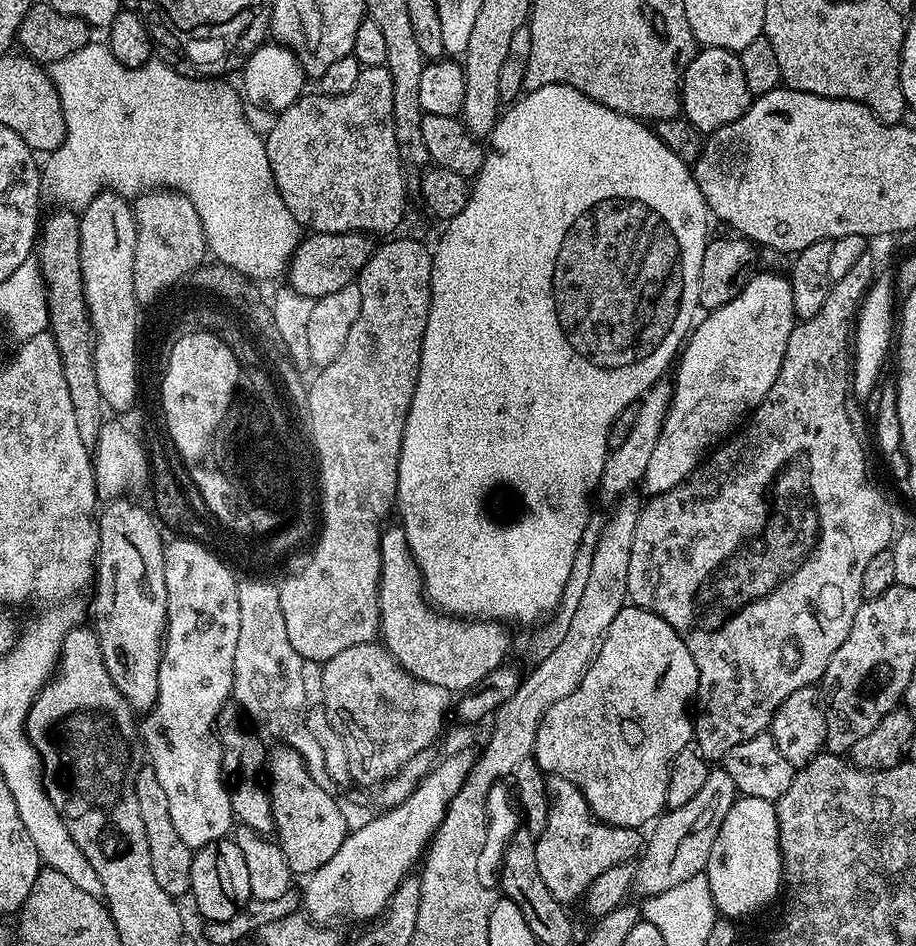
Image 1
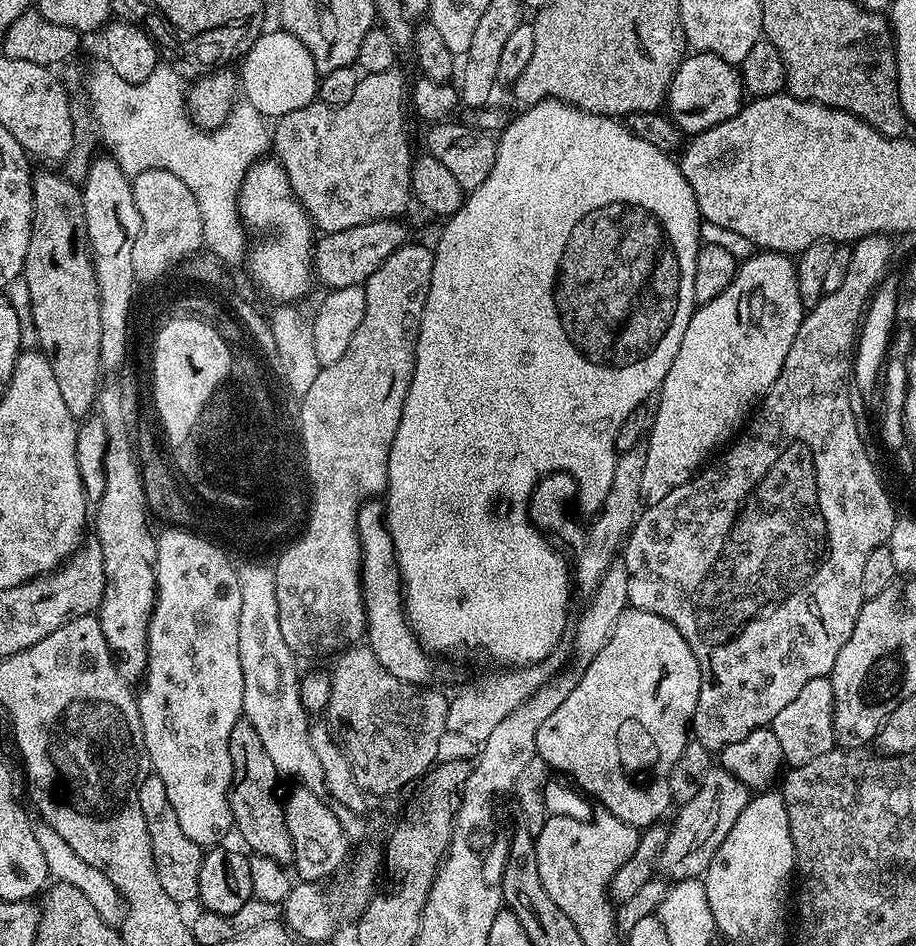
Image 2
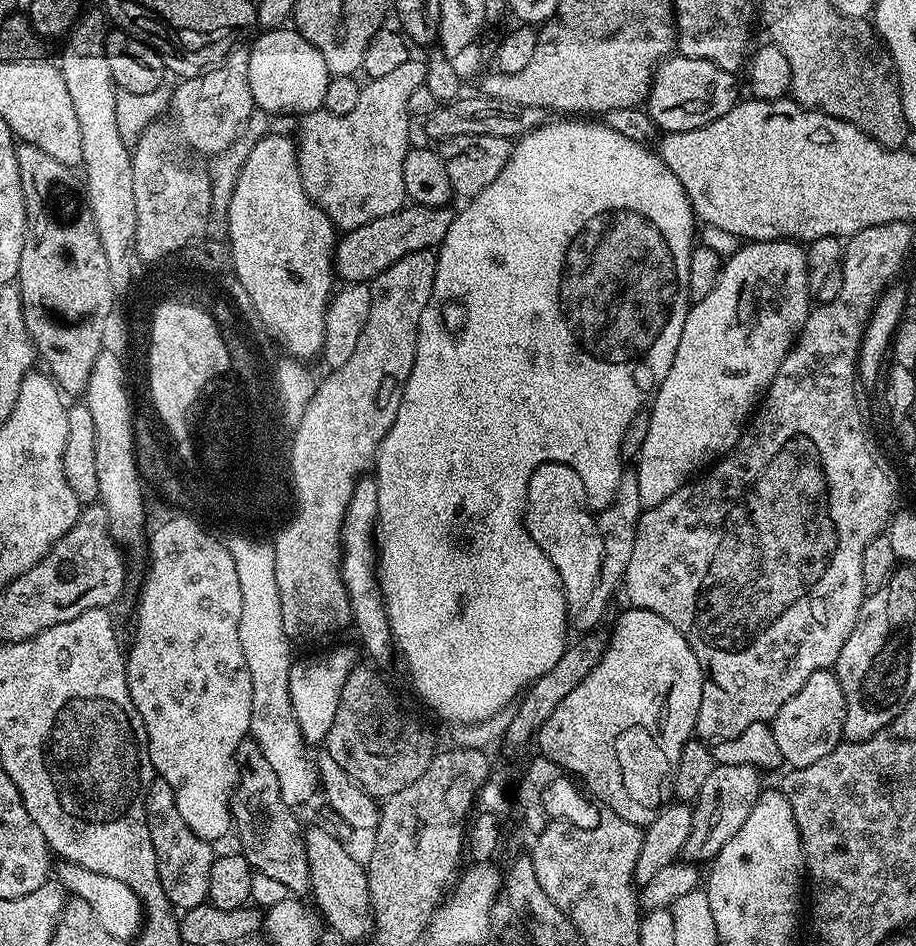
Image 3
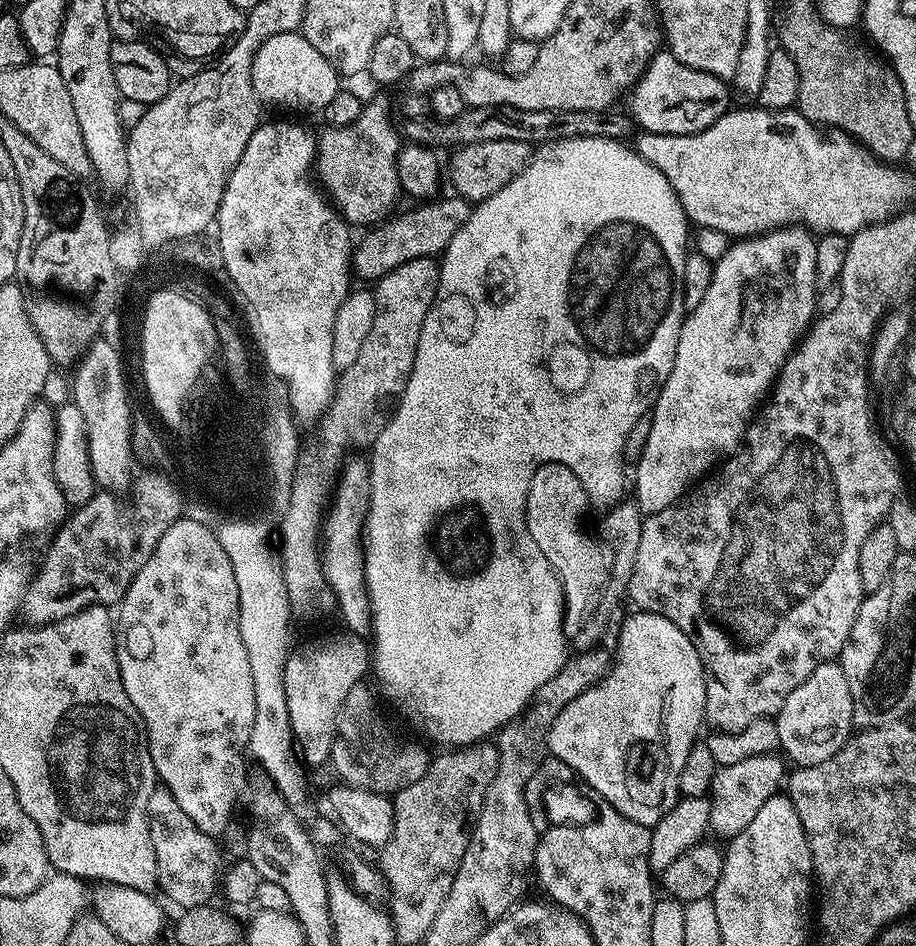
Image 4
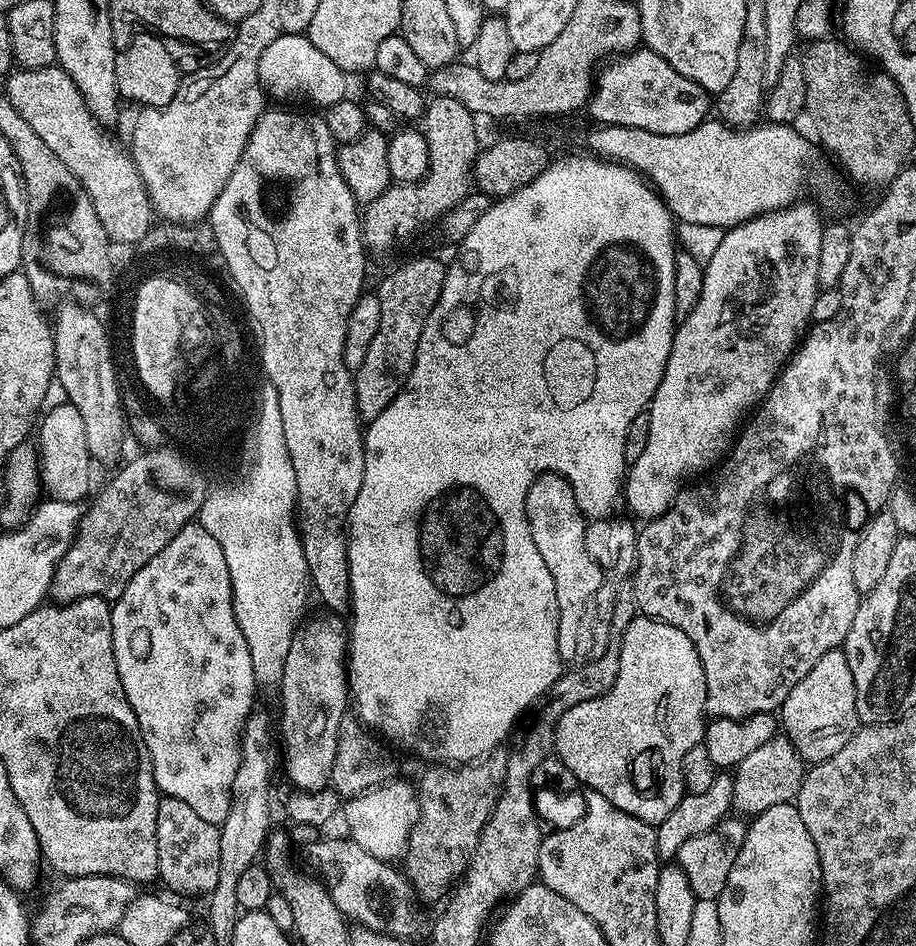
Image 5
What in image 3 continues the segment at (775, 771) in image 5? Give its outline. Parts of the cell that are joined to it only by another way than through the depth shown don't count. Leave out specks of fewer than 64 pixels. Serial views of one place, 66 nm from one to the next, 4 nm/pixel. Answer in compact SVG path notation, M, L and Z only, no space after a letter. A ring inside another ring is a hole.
M717 764L710 774L706 786L702 786L702 794L695 801L692 813L692 829L690 838L686 838L682 856L688 862L711 862L714 857L742 830L742 822L750 818L750 810L760 800L762 785L760 785L761 769L750 766L726 766Z

